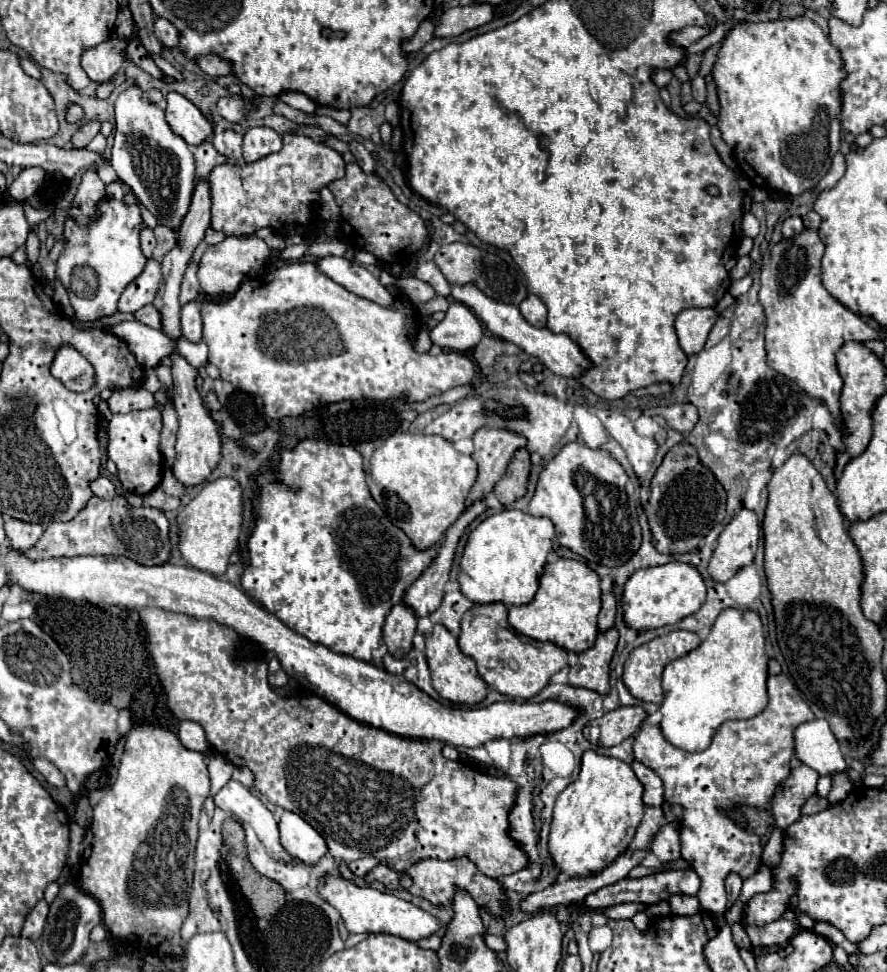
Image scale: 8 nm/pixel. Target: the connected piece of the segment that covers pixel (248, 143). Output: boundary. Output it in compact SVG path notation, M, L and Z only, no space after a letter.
M253 127L243 137L243 157L245 161L257 161L281 149L281 135L269 127Z

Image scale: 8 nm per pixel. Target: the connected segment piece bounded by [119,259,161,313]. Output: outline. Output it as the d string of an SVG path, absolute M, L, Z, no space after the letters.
M149 259L145 265L145 271L123 291L119 299L119 311L135 313L141 307L153 303L159 285L161 285L161 263L157 263L155 259Z

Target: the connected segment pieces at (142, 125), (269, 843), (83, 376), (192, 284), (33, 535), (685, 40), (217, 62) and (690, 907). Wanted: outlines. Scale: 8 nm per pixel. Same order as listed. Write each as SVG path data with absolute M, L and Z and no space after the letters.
M131 87L117 97L115 119L115 143L109 159L111 167L157 221L177 233L189 211L195 189L195 159L189 145L171 131L163 109L149 103L137 87Z
M229 781L223 789L213 795L215 807L223 811L235 811L239 819L247 817L259 839L265 843L269 855L277 861L291 861L293 857L279 843L279 829L275 815L241 783Z
M61 345L57 349L55 359L51 363L51 375L75 393L89 391L95 383L93 365L69 345Z
M189 263L187 271L183 275L181 281L181 293L179 293L179 303L185 305L189 301L197 301L199 299L200 286L197 281L197 263Z
M11 517L5 521L5 533L7 533L13 549L29 549L39 541L39 537L43 533L43 525L25 523L21 519Z
M685 27L681 31L675 31L669 35L669 41L681 49L687 49L691 43L695 43L697 39L705 37L709 33L707 27Z
M207 55L207 57L199 57L195 59L195 63L201 67L203 73L211 75L211 77L219 77L219 75L229 75L231 67L227 61L221 61L217 55Z
M675 895L669 899L671 911L675 915L683 915L683 917L691 917L695 913L701 911L701 905L697 901L697 897L685 897L685 895Z

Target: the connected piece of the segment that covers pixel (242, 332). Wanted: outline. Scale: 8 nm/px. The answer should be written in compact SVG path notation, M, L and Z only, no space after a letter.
M283 263L283 267L273 269L271 273L267 273L265 277L257 277L257 279L247 279L241 283L239 291L229 297L227 301L211 301L205 299L201 301L201 317L203 317L203 341L209 345L209 363L213 363L219 371L221 371L221 379L233 383L235 387L241 387L249 393L261 395L263 403L265 403L265 411L271 419L279 421L283 417L299 417L305 411L311 411L315 407L327 405L327 403L339 403L339 401L347 401L347 399L361 399L361 397L371 397L371 399L389 399L389 397L407 397L409 401L423 401L429 395L439 395L451 387L457 385L467 385L473 375L475 375L475 363L465 355L465 353L457 353L457 351L449 351L449 353L441 353L437 357L433 355L419 355L413 351L413 345L409 341L409 333L413 337L413 331L409 331L409 317L411 311L407 307L407 303L403 305L401 301L393 307L381 307L369 299L363 299L351 291L347 291L345 287L337 285L333 279L329 279L325 273L319 271L319 267L315 263Z

